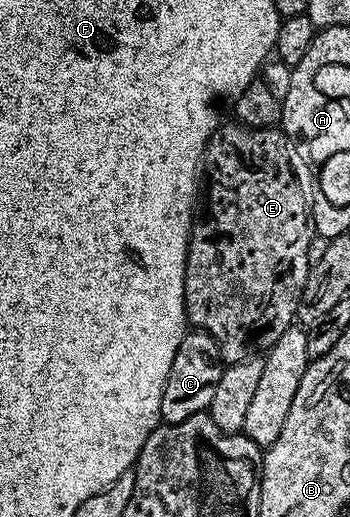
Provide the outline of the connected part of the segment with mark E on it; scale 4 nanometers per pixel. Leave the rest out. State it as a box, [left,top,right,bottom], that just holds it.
[184,121,312,365]

